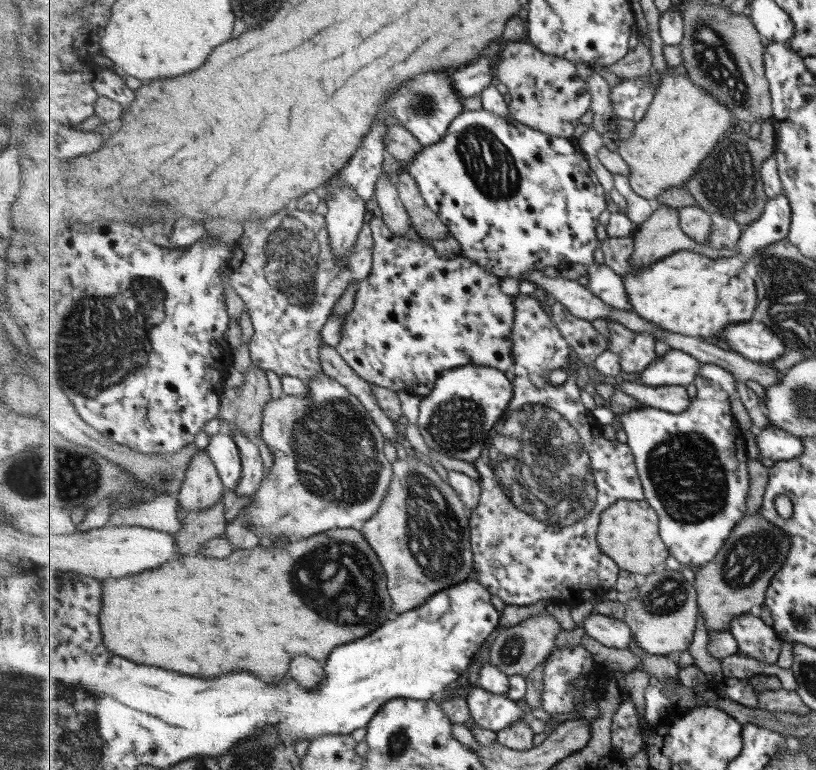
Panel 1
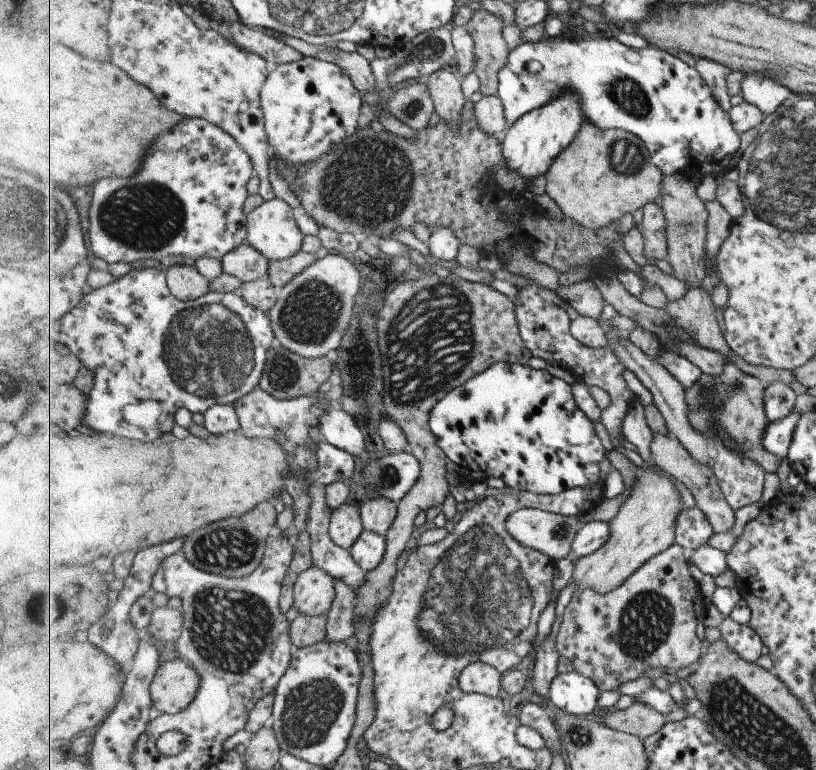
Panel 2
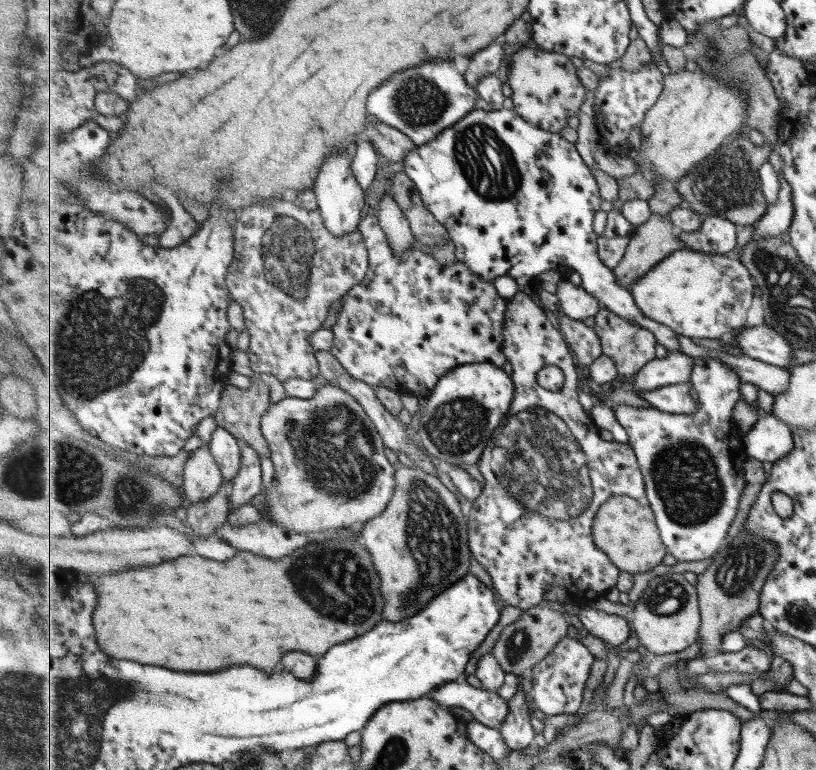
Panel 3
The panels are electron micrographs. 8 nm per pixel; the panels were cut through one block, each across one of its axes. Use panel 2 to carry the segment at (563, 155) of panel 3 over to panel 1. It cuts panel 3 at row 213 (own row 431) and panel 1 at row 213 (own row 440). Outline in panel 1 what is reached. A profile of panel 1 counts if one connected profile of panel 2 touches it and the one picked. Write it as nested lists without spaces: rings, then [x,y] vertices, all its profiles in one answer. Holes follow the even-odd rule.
[[[484,108],[477,111],[463,111],[451,123],[445,138],[441,142],[433,146],[427,146],[426,150],[419,154],[413,162],[408,163],[407,172],[411,173],[415,177],[415,180],[418,180],[418,185],[427,204],[447,223],[447,226],[450,228],[451,237],[460,244],[460,255],[477,262],[487,272],[491,272],[491,274],[495,274],[495,276],[499,276],[500,278],[512,277],[521,281],[529,281],[531,272],[535,272],[535,270],[543,271],[547,267],[561,270],[567,266],[578,264],[585,268],[589,277],[587,288],[591,289],[598,298],[601,298],[609,306],[619,308],[619,310],[635,312],[633,311],[634,306],[631,305],[631,299],[629,299],[626,285],[621,275],[615,273],[607,264],[601,266],[595,264],[593,254],[595,254],[597,247],[600,246],[595,228],[599,224],[599,216],[607,210],[607,198],[605,198],[603,186],[599,184],[599,180],[593,174],[593,170],[589,168],[583,152],[579,152],[579,150],[575,152],[575,142],[571,138],[551,136],[545,132],[541,132],[537,128],[531,128],[518,120],[514,120],[513,116],[499,116],[498,113],[485,110]]]

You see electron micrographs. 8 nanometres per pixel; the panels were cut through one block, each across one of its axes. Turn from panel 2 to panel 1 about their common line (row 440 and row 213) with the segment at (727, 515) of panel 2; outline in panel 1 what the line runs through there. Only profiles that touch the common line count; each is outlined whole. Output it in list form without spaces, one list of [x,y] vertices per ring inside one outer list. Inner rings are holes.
[[[657,204],[655,212],[645,221],[639,224],[632,237],[632,252],[627,254],[625,266],[633,272],[633,270],[641,270],[641,268],[649,268],[659,260],[666,259],[667,256],[674,255],[675,252],[689,251],[695,254],[707,256],[707,258],[731,258],[734,257],[730,249],[713,249],[705,244],[699,244],[691,239],[680,225],[680,212],[675,207],[671,208],[667,205]]]

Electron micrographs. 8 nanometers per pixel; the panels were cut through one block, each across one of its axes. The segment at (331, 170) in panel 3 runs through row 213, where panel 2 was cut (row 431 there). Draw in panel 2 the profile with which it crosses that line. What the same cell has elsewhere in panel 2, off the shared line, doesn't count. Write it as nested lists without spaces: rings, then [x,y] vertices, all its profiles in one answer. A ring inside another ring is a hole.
[[[337,406],[322,418],[320,435],[325,442],[357,456],[365,451],[367,446],[367,438],[358,422],[349,412]]]

